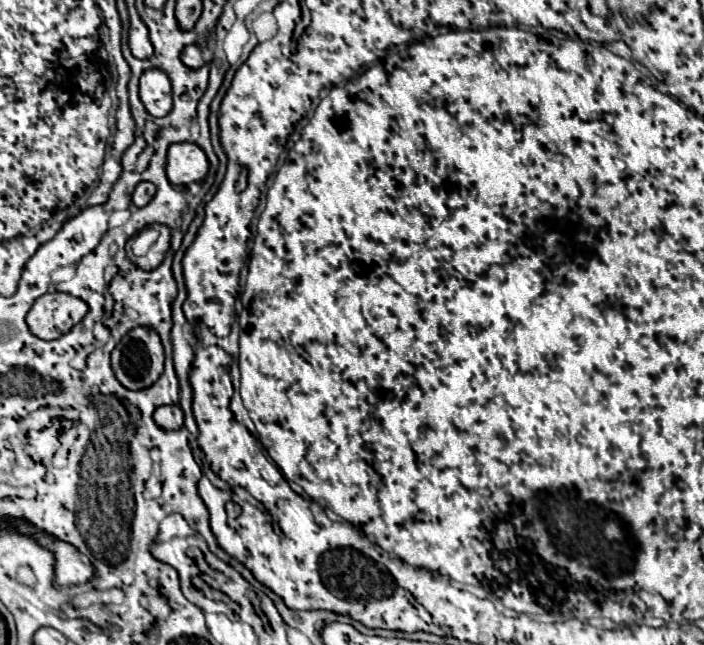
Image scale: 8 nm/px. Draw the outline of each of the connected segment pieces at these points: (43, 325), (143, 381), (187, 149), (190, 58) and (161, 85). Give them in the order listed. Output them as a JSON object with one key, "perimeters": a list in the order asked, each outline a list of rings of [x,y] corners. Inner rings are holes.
{"perimeters":[[[[53,292],[37,298],[27,314],[31,332],[41,340],[55,340],[67,334],[89,312],[89,306],[71,294]]],[[[137,326],[127,332],[111,354],[111,366],[125,388],[147,388],[163,372],[163,344],[153,328]]],[[[195,142],[171,144],[171,148],[167,152],[167,176],[173,186],[187,186],[189,182],[199,182],[207,176],[207,172],[209,172],[209,160],[201,146],[197,146]]],[[[197,44],[185,46],[185,50],[181,52],[181,60],[183,60],[183,64],[189,66],[189,68],[201,68],[201,66],[205,64],[203,52],[201,52],[201,48],[199,48]]],[[[149,68],[141,76],[139,96],[147,108],[147,112],[155,118],[167,116],[173,108],[173,92],[169,76],[159,68]]]]}

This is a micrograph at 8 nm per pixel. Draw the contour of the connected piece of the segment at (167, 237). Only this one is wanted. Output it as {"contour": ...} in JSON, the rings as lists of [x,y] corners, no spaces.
{"contour":[[[153,224],[153,228],[157,228],[161,234],[159,234],[157,242],[149,248],[149,252],[145,256],[135,256],[133,250],[131,250],[131,242],[127,244],[127,256],[129,256],[129,260],[133,264],[137,264],[139,268],[143,268],[143,270],[157,268],[163,262],[163,256],[169,250],[169,244],[171,244],[171,228],[169,226],[165,226],[165,224]]]}

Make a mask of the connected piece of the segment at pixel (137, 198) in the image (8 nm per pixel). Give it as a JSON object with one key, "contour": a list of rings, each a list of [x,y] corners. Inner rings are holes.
{"contour":[[[139,182],[137,188],[135,188],[135,192],[133,192],[133,204],[135,204],[137,208],[149,204],[151,198],[155,196],[155,192],[157,192],[157,188],[155,188],[151,182]]]}

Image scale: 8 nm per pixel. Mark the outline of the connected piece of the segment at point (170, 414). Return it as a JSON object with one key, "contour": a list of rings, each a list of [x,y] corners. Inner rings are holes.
{"contour":[[[175,404],[171,406],[159,406],[157,412],[153,414],[155,422],[165,428],[165,430],[177,430],[183,426],[183,410]]]}

